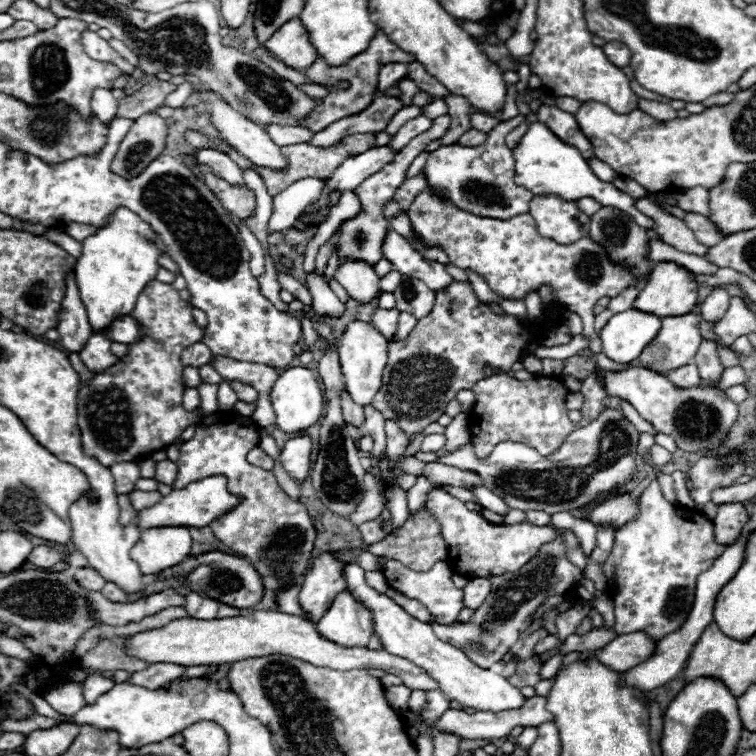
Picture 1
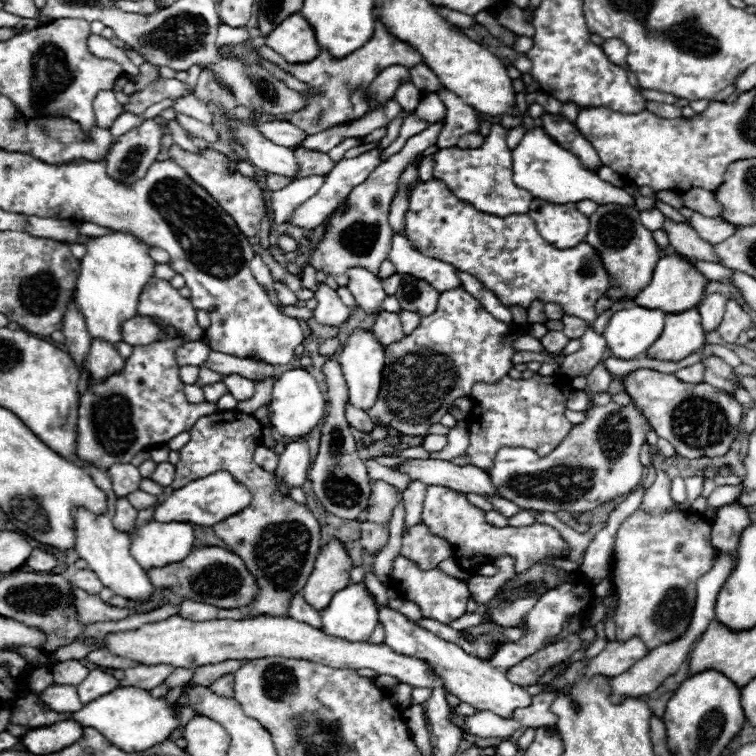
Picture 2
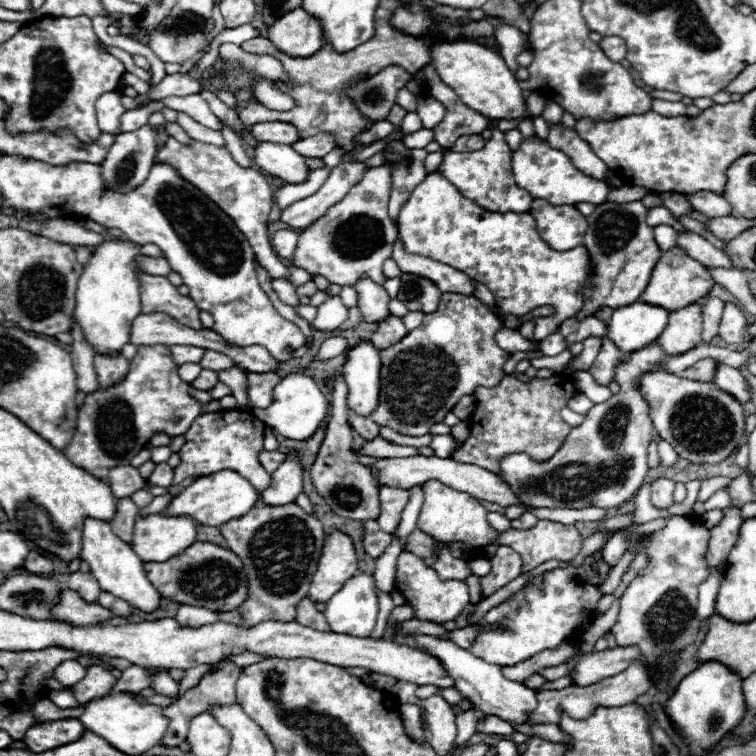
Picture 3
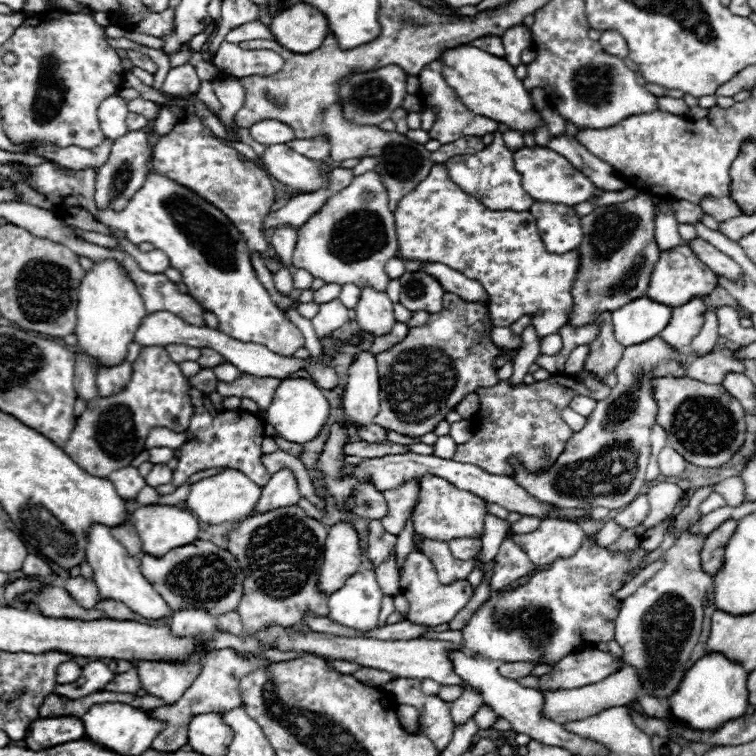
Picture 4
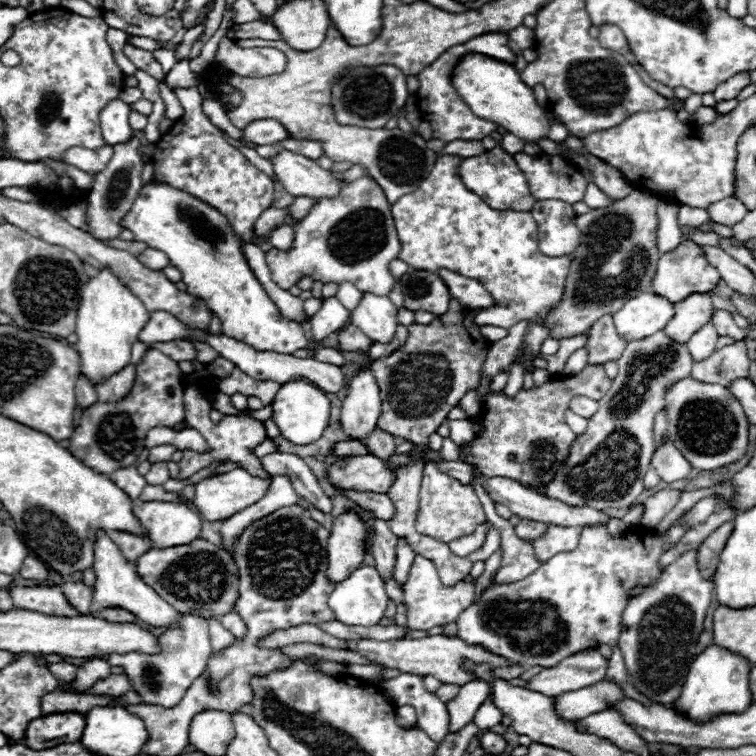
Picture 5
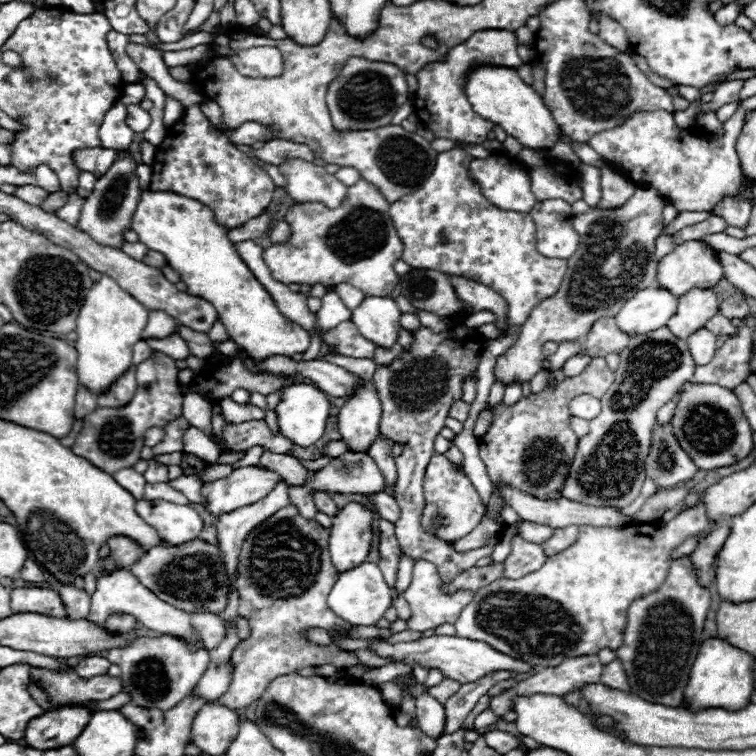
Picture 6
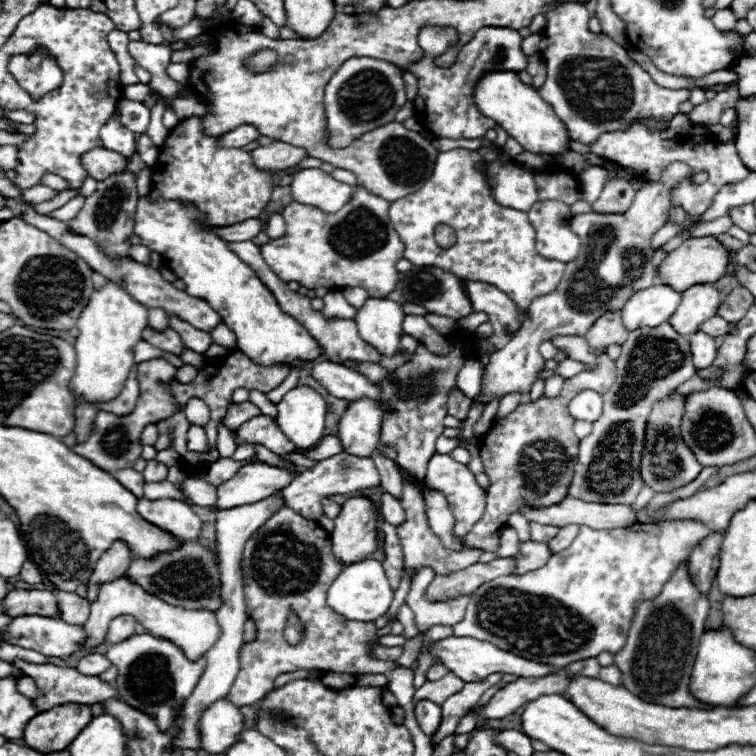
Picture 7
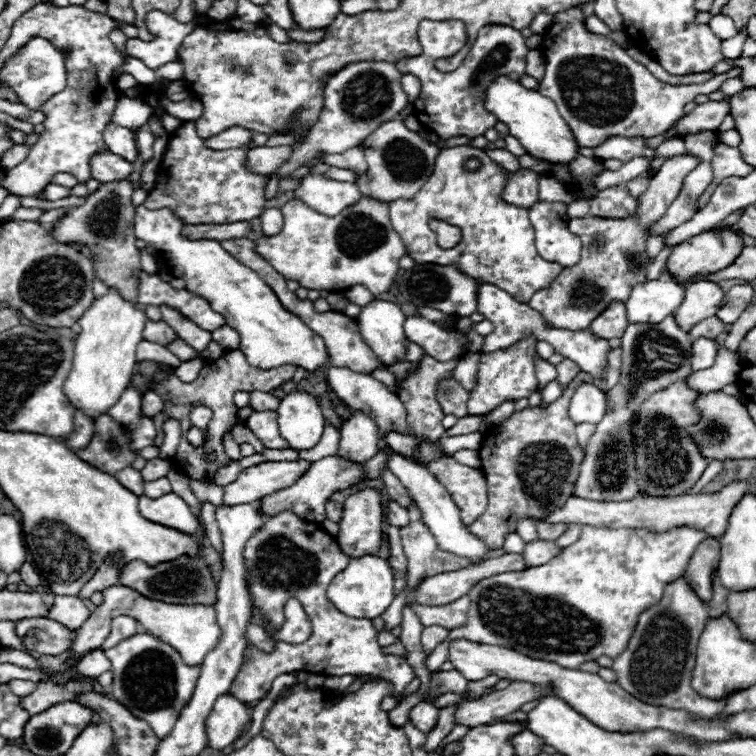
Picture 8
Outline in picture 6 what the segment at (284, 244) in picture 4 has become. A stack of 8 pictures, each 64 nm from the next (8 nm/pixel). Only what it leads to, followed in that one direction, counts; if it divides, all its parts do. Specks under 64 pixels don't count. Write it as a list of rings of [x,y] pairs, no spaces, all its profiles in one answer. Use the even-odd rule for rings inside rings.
[[[276,222],[272,228],[270,228],[270,238],[274,244],[282,244],[290,238],[290,226],[286,222]]]

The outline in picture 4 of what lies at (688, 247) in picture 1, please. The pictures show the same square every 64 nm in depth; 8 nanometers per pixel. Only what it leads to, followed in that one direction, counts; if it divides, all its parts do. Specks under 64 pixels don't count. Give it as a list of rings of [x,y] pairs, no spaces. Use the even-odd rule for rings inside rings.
[[[694,238],[694,240],[688,240],[686,244],[688,244],[688,246],[692,248],[692,252],[694,252],[706,266],[710,266],[710,270],[714,270],[716,274],[724,274],[724,276],[730,278],[730,280],[736,280],[738,274],[742,274],[742,268],[740,268],[732,258],[728,258],[724,252],[716,250],[716,248],[714,248],[712,244],[708,244],[706,240]]]

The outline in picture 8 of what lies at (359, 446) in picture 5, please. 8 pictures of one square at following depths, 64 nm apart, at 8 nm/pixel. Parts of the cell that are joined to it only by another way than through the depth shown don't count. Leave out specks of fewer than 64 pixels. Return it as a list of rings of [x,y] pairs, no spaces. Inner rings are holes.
[[[326,424],[322,440],[314,448],[300,450],[300,459],[316,462],[324,456],[334,456],[338,452],[338,442],[340,442],[340,432],[336,432],[332,424]]]

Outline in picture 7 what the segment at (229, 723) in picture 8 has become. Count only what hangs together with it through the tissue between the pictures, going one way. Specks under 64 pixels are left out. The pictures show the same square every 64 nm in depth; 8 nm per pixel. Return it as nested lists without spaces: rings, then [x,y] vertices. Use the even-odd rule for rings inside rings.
[[[226,700],[212,702],[212,706],[204,710],[198,722],[200,748],[206,750],[208,754],[226,752],[240,736],[242,726],[244,726],[244,716],[240,714],[238,706]]]

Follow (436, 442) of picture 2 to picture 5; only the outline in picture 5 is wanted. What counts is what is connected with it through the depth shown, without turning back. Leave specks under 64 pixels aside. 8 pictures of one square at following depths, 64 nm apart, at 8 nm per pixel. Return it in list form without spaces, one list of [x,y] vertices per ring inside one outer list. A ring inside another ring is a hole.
[[[444,438],[442,450],[438,452],[438,456],[440,456],[442,460],[458,460],[458,446],[456,446],[450,438]]]

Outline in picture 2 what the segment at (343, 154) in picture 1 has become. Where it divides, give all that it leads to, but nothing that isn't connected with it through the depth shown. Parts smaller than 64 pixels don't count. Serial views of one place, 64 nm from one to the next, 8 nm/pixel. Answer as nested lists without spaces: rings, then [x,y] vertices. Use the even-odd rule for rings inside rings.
[[[302,146],[294,148],[294,158],[300,166],[296,178],[304,178],[304,176],[312,176],[312,174],[326,176],[332,170],[332,166],[336,166],[336,162],[328,154],[312,152],[312,150],[306,150]],[[266,174],[266,188],[270,192],[276,192],[276,190],[282,190],[286,188],[294,178],[286,178],[286,176],[280,176],[280,174]]]

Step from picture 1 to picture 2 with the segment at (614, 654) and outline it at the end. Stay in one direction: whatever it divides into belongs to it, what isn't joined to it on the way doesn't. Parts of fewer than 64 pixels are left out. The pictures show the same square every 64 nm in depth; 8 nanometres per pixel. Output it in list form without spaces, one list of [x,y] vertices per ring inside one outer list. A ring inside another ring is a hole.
[[[634,636],[626,642],[608,642],[606,648],[586,666],[586,674],[594,676],[594,674],[604,674],[604,676],[618,676],[624,670],[628,670],[630,666],[634,666],[640,658],[644,658],[648,654],[646,644]]]

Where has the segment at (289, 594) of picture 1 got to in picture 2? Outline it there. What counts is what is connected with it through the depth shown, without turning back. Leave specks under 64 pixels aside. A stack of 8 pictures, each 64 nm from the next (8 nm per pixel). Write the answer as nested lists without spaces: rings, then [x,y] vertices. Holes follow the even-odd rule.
[[[300,592],[294,594],[294,598],[290,600],[290,616],[296,618],[296,620],[300,620],[300,622],[306,622],[310,626],[316,626],[316,628],[322,626],[322,616],[304,602],[304,598],[302,598]]]

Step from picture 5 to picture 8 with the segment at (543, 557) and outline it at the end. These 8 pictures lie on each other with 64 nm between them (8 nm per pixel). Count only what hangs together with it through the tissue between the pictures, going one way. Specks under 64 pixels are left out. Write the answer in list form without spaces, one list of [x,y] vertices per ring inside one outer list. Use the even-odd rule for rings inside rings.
[[[570,524],[570,526],[568,526],[568,530],[566,530],[560,538],[556,538],[556,540],[554,540],[554,542],[556,542],[556,546],[566,548],[566,546],[574,544],[574,542],[580,538],[580,530],[582,530],[582,526],[578,526],[578,524]]]

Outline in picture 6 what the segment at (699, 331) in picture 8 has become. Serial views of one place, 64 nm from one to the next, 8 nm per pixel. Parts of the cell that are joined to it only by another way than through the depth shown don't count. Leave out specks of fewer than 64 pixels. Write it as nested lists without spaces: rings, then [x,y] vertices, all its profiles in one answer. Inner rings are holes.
[[[720,312],[708,322],[706,328],[712,330],[716,336],[734,336],[734,334],[738,334],[738,326],[734,326],[732,320],[726,318],[726,316],[720,314]]]

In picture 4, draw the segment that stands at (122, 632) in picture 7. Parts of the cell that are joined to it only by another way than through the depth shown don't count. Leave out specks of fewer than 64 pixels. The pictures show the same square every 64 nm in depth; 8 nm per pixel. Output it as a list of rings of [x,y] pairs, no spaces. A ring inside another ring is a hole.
[[[100,600],[100,602],[96,604],[96,608],[98,608],[98,610],[102,610],[108,619],[118,621],[136,620],[136,614],[134,614],[126,604],[116,602],[116,600]]]

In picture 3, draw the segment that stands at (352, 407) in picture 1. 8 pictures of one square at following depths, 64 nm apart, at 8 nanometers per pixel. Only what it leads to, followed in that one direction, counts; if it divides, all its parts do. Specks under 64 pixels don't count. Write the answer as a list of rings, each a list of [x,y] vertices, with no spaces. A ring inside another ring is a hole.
[[[350,412],[350,416],[348,416],[348,422],[350,422],[350,426],[362,436],[362,438],[366,438],[366,440],[374,440],[376,436],[378,436],[378,424],[376,422],[372,422],[370,418],[364,418],[364,416],[358,416],[358,414],[352,414]]]

